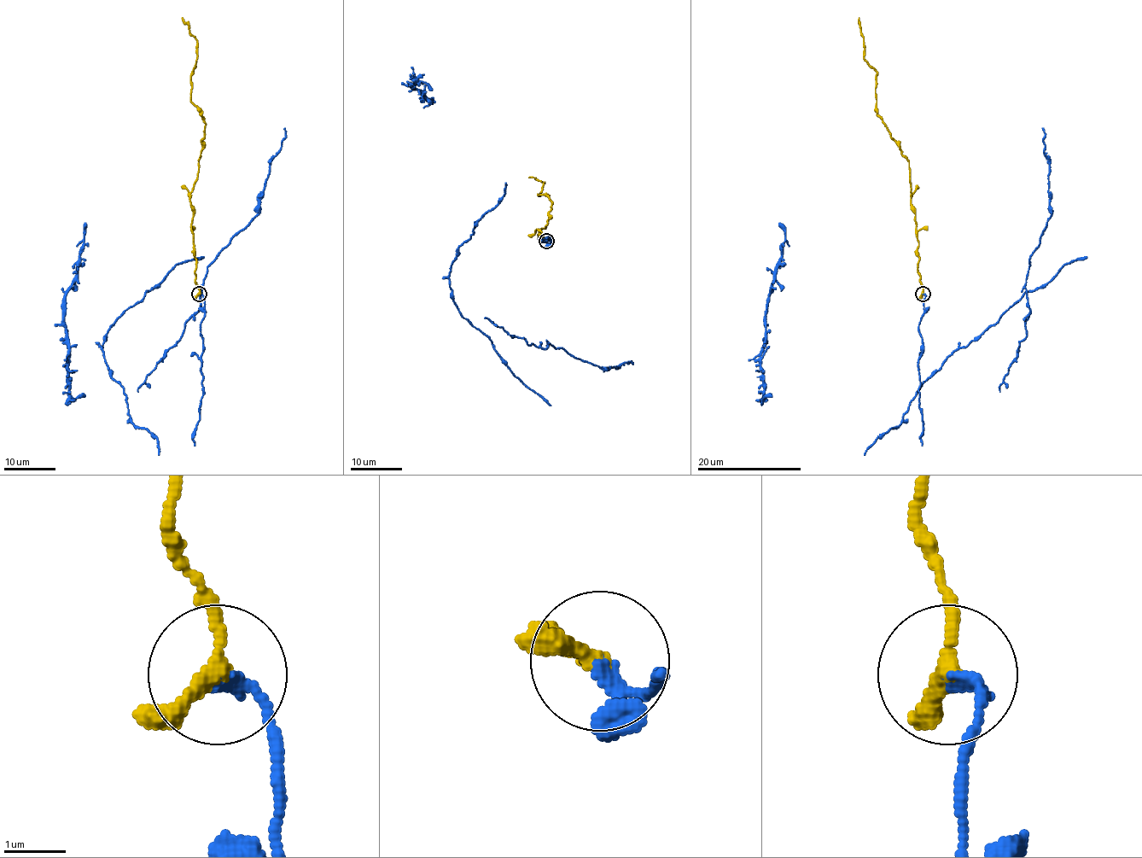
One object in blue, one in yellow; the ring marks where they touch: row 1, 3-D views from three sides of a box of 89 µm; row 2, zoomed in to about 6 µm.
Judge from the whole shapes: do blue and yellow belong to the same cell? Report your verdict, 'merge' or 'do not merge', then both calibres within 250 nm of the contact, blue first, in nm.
merge; 200 nm thick on the blue side, 240 nm on the other

